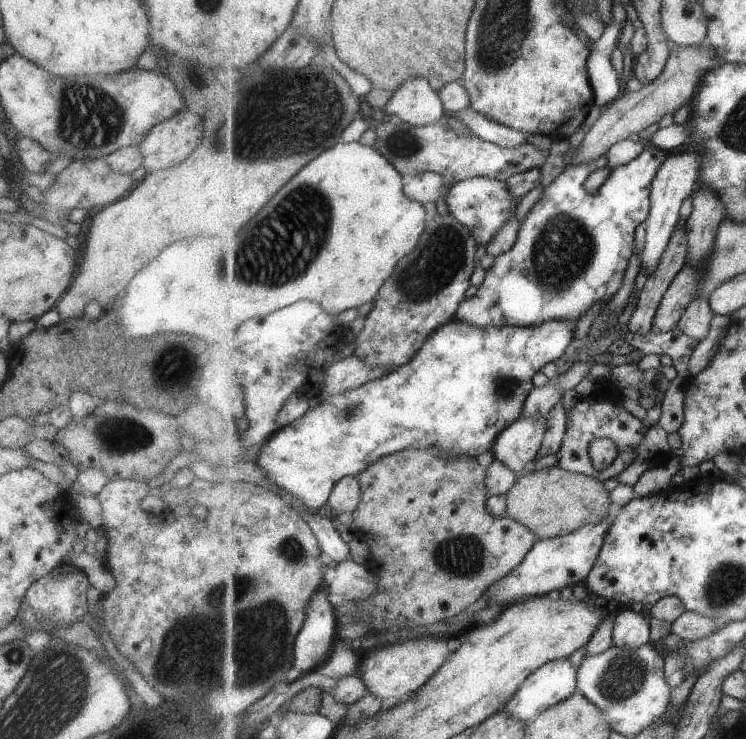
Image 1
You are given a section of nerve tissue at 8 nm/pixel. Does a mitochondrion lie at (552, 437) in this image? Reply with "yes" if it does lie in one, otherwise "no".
no

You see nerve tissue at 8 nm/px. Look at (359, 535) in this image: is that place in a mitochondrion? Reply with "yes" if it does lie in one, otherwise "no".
no

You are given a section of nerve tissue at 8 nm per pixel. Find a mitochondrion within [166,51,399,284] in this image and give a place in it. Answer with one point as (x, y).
(255, 140)

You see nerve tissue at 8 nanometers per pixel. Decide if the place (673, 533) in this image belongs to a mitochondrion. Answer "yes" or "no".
no

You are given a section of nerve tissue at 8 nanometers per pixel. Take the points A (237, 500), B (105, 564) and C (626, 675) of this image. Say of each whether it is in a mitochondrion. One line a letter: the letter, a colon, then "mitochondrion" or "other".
A: other
B: other
C: mitochondrion

